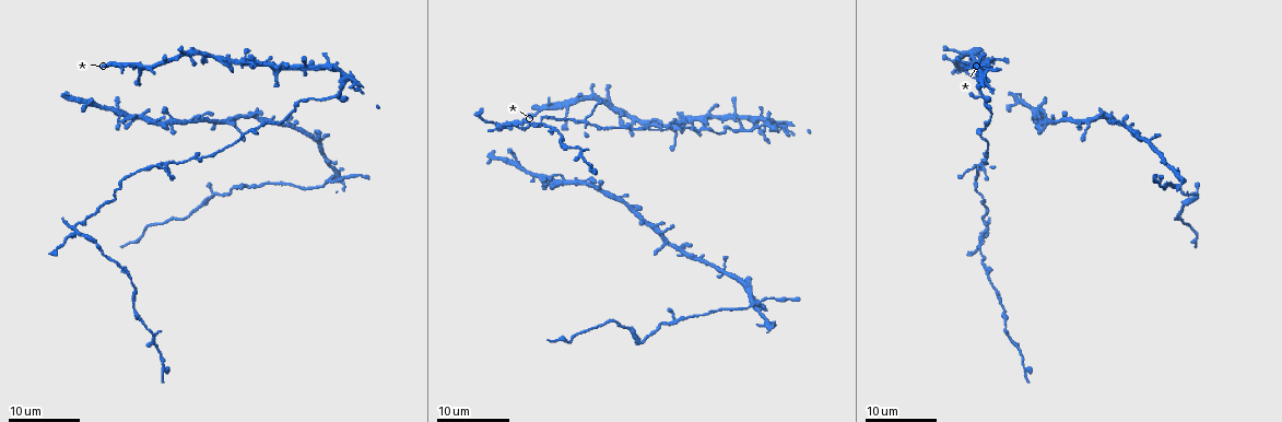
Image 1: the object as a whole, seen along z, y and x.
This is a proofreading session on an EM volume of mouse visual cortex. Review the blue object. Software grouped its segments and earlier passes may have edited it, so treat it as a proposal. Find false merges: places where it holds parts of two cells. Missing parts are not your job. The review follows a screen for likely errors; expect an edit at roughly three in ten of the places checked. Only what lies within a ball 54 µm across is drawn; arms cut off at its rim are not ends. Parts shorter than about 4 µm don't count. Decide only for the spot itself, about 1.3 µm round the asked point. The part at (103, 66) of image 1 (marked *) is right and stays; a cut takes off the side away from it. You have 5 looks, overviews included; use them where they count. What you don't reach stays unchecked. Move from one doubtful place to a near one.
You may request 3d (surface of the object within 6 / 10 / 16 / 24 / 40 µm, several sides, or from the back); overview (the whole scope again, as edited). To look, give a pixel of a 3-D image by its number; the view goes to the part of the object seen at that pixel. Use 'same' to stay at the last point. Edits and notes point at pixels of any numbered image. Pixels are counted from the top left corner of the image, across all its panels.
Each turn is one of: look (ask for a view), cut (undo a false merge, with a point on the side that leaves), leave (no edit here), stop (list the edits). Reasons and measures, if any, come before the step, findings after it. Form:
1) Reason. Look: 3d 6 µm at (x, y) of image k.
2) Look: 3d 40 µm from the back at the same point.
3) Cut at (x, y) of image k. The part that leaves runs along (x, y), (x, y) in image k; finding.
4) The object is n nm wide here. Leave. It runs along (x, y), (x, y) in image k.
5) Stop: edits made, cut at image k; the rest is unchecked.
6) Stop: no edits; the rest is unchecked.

Sudden change in width. Look: 3d 16 µm at (987, 120) of image 1.

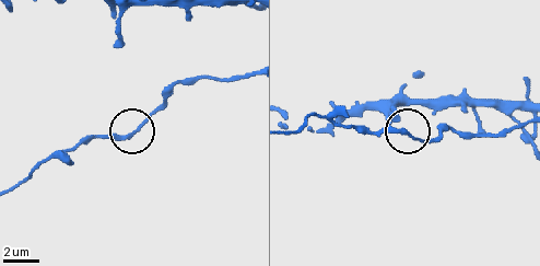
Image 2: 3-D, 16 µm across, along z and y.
Look: 3d 6 µm at (409, 135) of image 2.

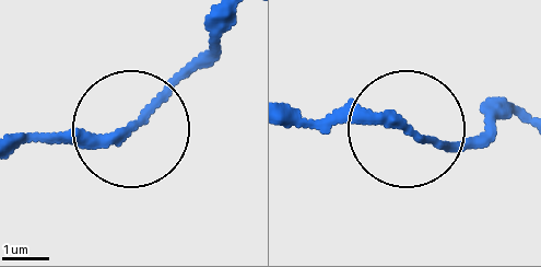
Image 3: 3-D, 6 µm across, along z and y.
The object is 170 nm wide here. Leave. It runs along (234, 14), (132, 128), (19, 131) in image 3; one cell here.

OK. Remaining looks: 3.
Branch point. Look: 3d 16 µm at (1157, 182) of image 1.

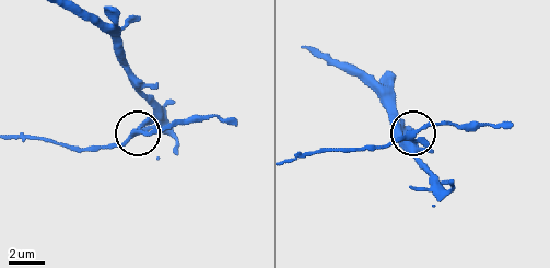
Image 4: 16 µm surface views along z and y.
Look: 3d 6 µm at (416, 131) of image 4.

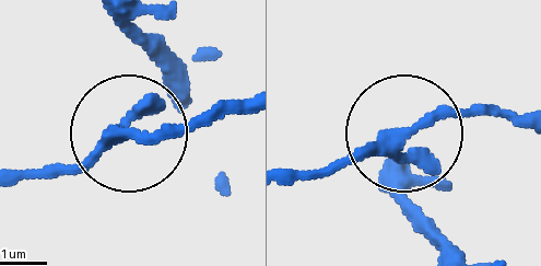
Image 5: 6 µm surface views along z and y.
The object is 240 nm wide here. Leave. Continuous, no second cell.

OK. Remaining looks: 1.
Stop: no edits; the rest is unchecked.

